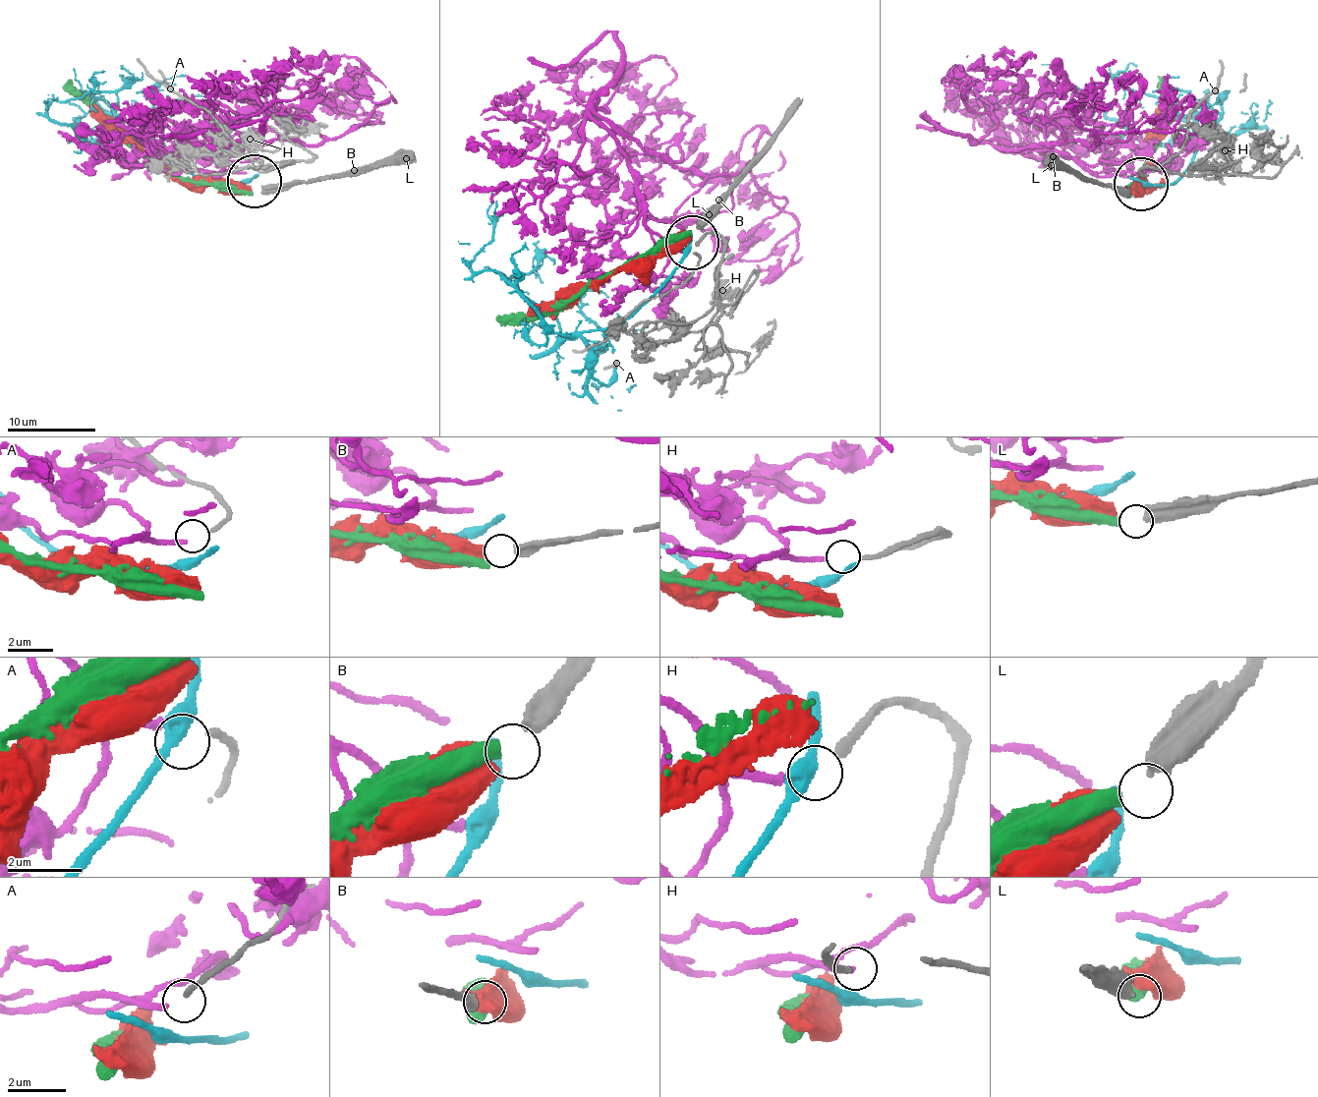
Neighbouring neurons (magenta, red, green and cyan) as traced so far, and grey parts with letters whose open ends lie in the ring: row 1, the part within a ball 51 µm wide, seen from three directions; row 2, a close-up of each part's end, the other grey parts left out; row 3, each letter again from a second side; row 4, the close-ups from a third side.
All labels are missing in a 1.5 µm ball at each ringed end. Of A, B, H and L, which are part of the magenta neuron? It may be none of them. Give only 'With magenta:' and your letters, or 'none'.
With magenta: H

